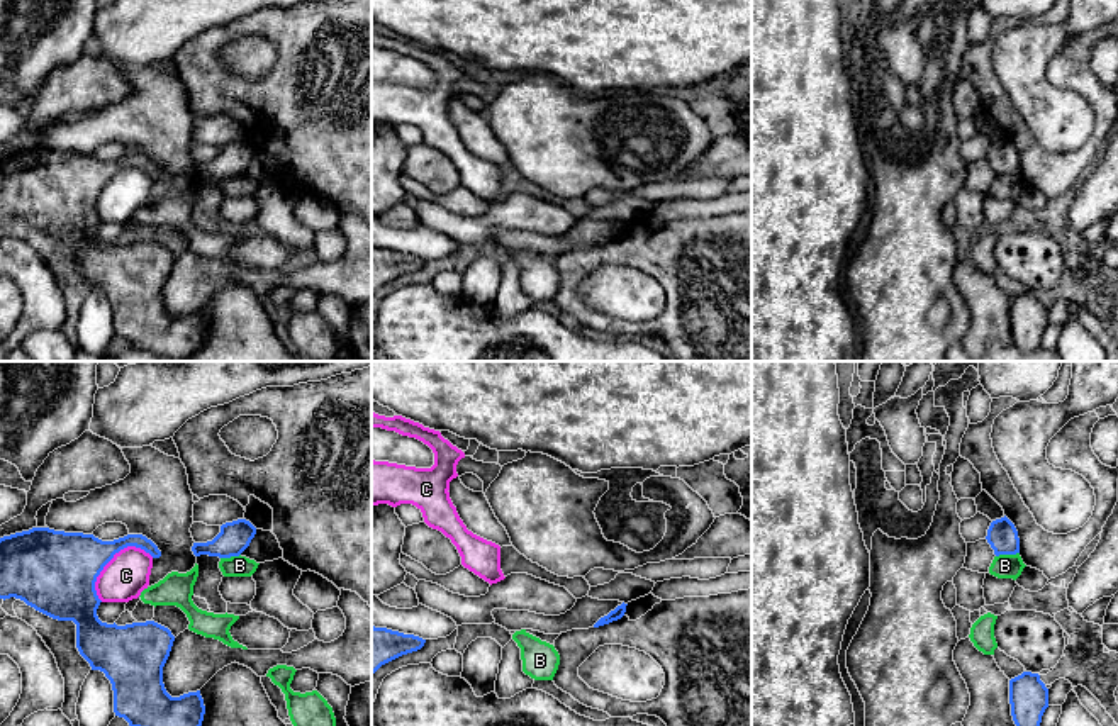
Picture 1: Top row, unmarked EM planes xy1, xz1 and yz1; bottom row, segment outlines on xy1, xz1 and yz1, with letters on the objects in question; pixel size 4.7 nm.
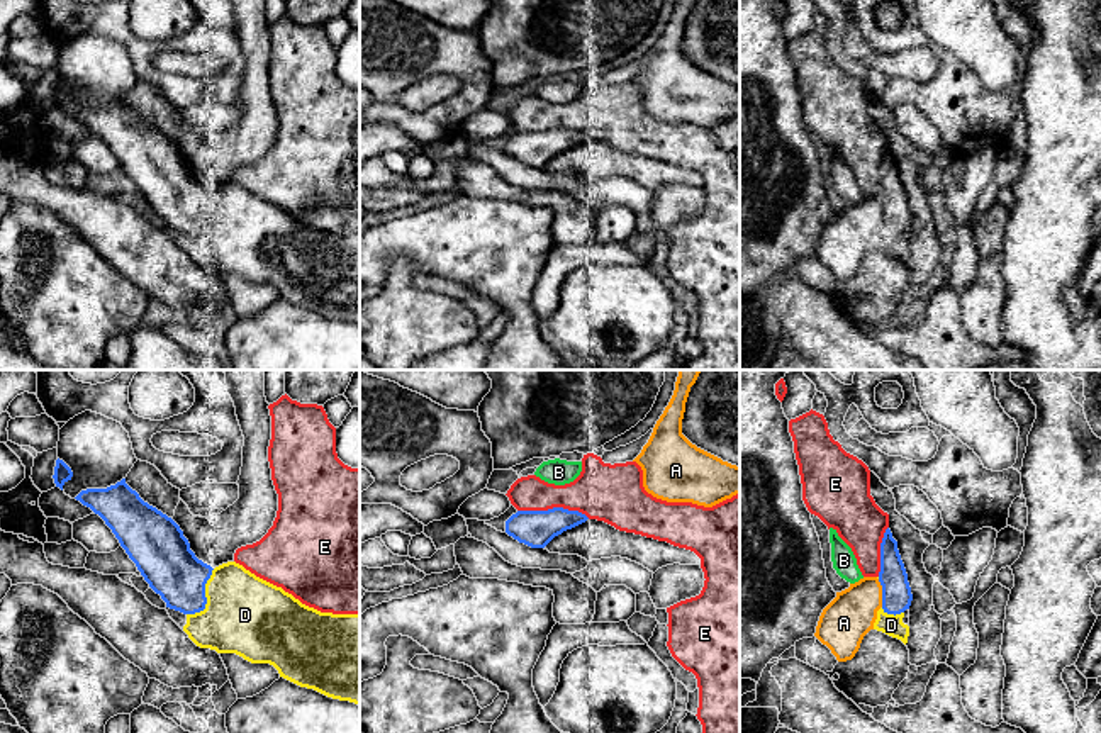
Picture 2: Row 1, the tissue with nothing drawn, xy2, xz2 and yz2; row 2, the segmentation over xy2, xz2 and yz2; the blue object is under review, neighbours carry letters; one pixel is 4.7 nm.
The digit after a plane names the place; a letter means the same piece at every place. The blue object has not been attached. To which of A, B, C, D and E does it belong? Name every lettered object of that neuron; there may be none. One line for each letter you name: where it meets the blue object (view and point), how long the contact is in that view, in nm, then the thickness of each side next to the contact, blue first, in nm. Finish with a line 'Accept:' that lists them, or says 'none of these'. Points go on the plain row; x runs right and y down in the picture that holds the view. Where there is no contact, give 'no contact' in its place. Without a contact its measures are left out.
D: meets blue in xy2 at (206, 218); contact 260 nm long; 260 nm thick on the blue side, 380 nm on the other
Accept: D

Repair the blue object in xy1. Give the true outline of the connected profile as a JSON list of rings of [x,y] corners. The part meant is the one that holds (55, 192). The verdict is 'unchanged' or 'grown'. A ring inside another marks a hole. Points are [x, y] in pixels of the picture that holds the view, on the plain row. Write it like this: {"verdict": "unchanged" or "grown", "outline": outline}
{"verdict": "unchanged", "outline": [[[32,148],[0,158],[0,219],[20,219],[36,231],[76,244],[76,268],[112,304],[114,332],[131,348],[148,349],[159,358],[188,358],[200,349],[205,326],[200,310],[171,317],[163,304],[163,287],[170,276],[175,256],[154,241],[117,246],[102,243],[97,236],[100,219],[95,202],[115,173],[136,166],[159,178],[158,166],[143,154],[127,154],[102,161],[93,154],[64,153],[49,148]]]}

